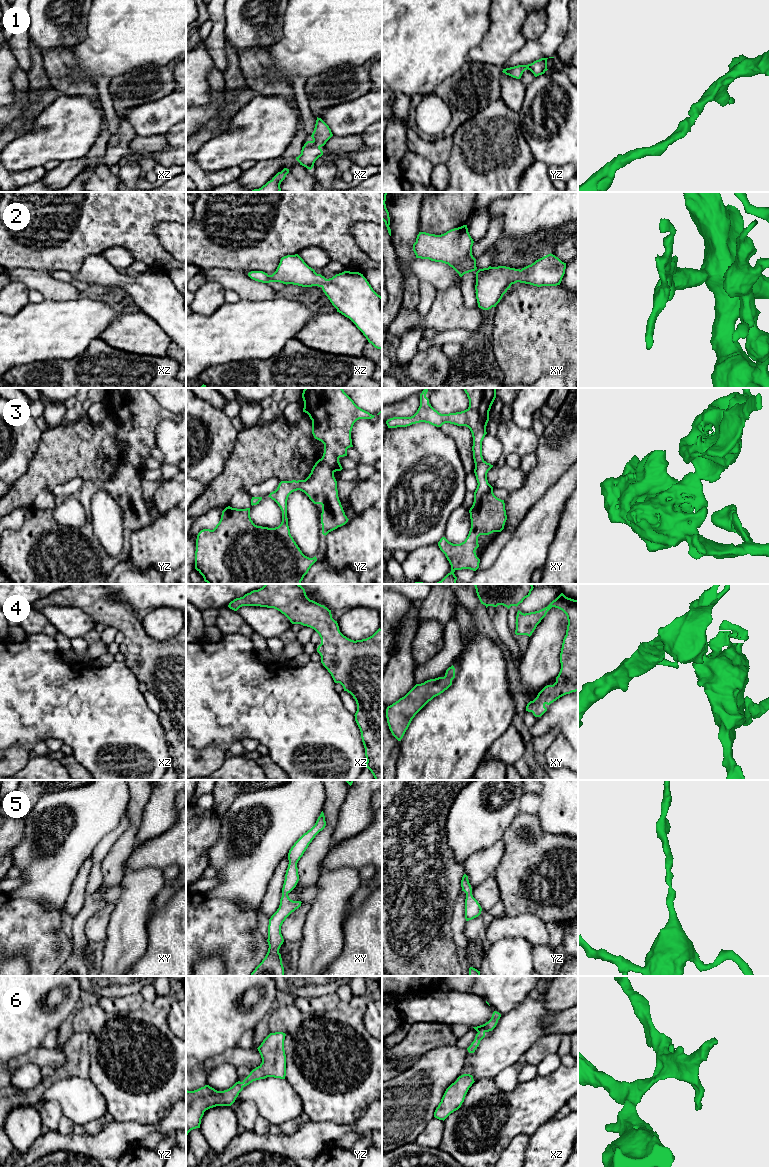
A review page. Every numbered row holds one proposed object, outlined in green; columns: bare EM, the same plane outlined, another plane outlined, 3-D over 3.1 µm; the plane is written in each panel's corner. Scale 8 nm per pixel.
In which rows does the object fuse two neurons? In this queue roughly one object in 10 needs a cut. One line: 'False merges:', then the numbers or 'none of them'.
False merges: 3

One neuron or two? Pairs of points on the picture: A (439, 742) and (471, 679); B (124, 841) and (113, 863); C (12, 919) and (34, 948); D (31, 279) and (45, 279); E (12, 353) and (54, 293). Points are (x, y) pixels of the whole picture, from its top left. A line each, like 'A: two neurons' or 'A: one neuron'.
A: one neuron
B: one neuron
C: one neuron
D: one neuron
E: two neurons

